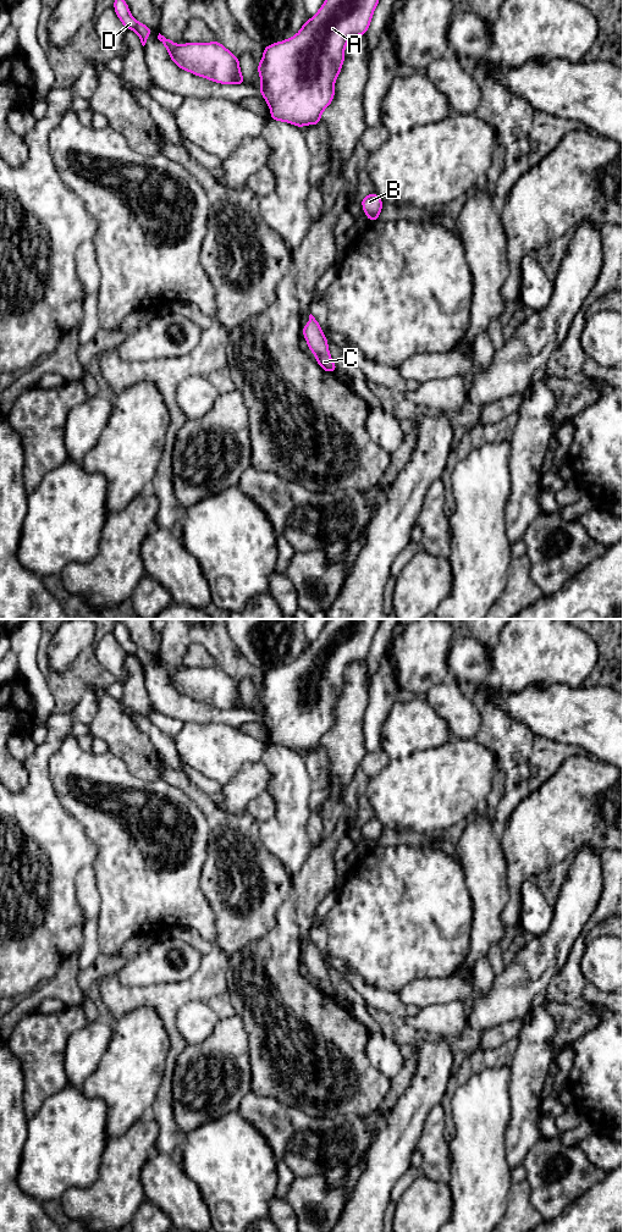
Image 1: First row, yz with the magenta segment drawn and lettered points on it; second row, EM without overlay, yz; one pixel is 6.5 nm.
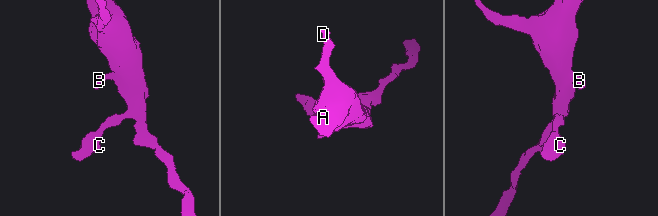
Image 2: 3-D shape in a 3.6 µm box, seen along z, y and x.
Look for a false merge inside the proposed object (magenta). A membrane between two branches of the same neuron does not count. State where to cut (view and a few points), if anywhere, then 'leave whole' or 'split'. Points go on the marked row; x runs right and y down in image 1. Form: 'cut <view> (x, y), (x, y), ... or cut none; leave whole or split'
cut none; leave whole

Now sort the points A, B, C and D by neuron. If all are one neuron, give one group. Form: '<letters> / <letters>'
A B C D

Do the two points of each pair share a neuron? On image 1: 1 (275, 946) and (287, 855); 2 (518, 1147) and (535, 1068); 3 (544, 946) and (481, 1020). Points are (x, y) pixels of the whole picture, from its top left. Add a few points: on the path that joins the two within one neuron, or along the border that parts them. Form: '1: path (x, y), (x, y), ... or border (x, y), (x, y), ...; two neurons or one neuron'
1: border (309, 851), (303, 866), (292, 876); two neurons
2: path (523, 1127), (525, 1088); one neuron
3: path (534, 965), (500, 1001); one neuron

